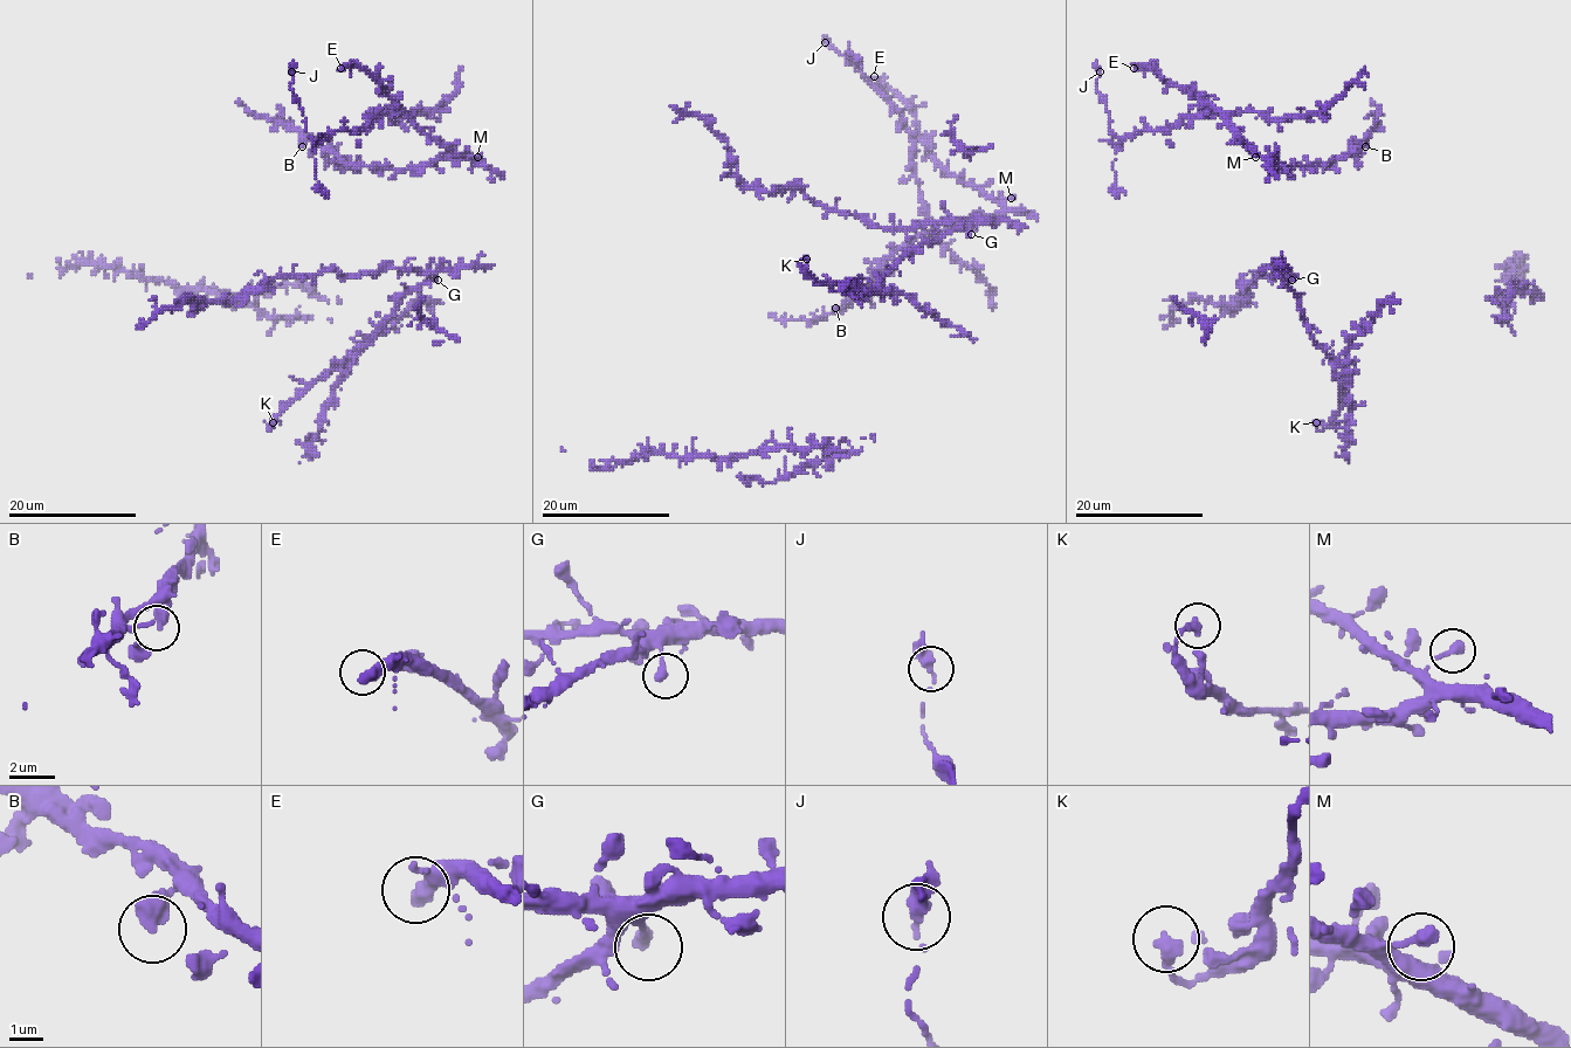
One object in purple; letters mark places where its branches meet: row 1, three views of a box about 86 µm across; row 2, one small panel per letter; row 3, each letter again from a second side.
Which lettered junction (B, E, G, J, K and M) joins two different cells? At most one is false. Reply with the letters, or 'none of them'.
J

